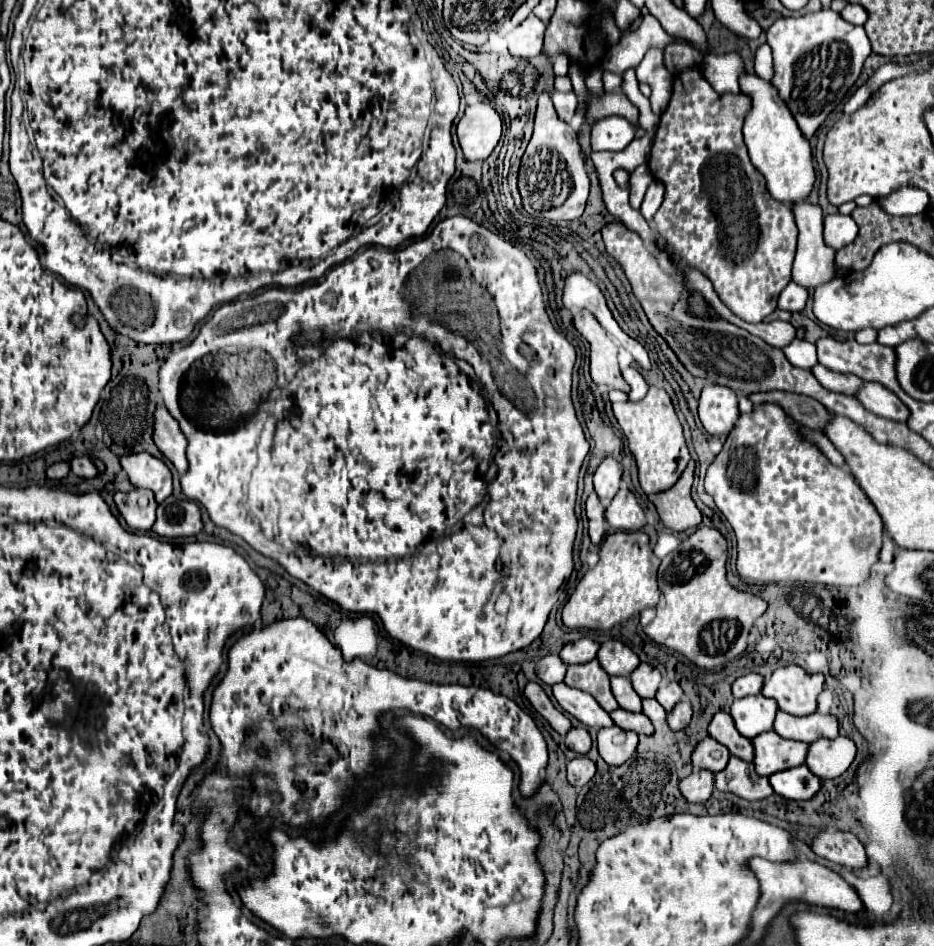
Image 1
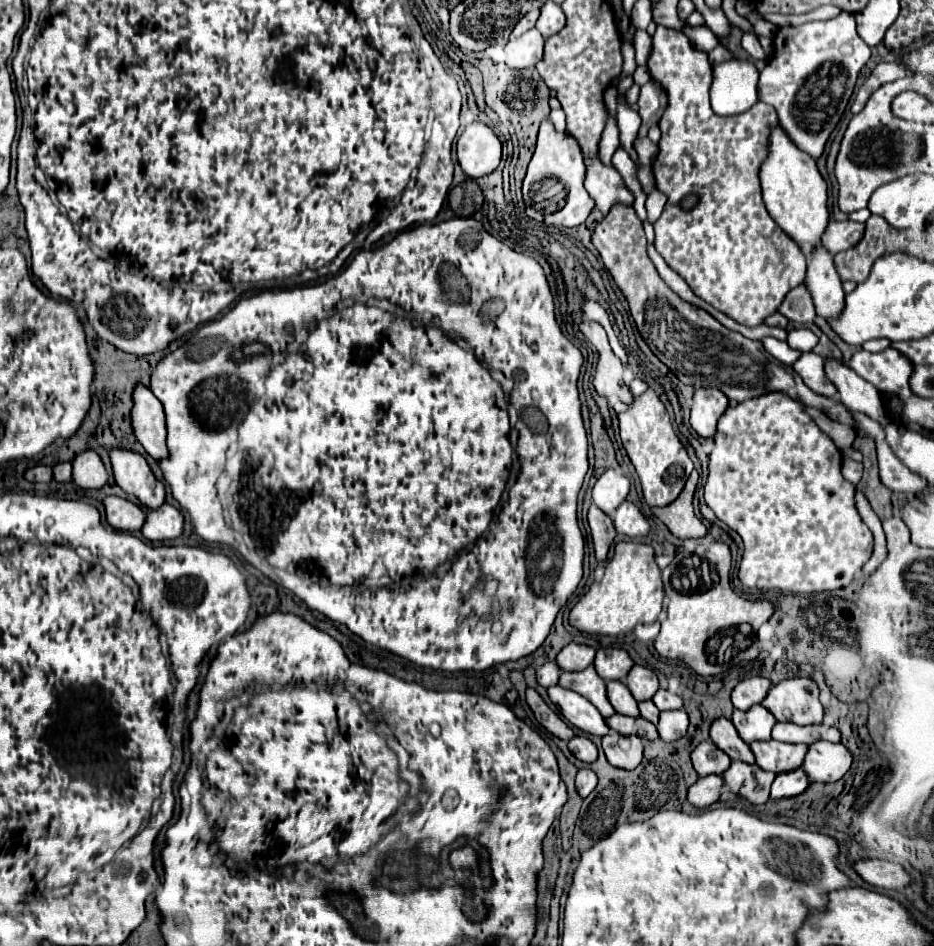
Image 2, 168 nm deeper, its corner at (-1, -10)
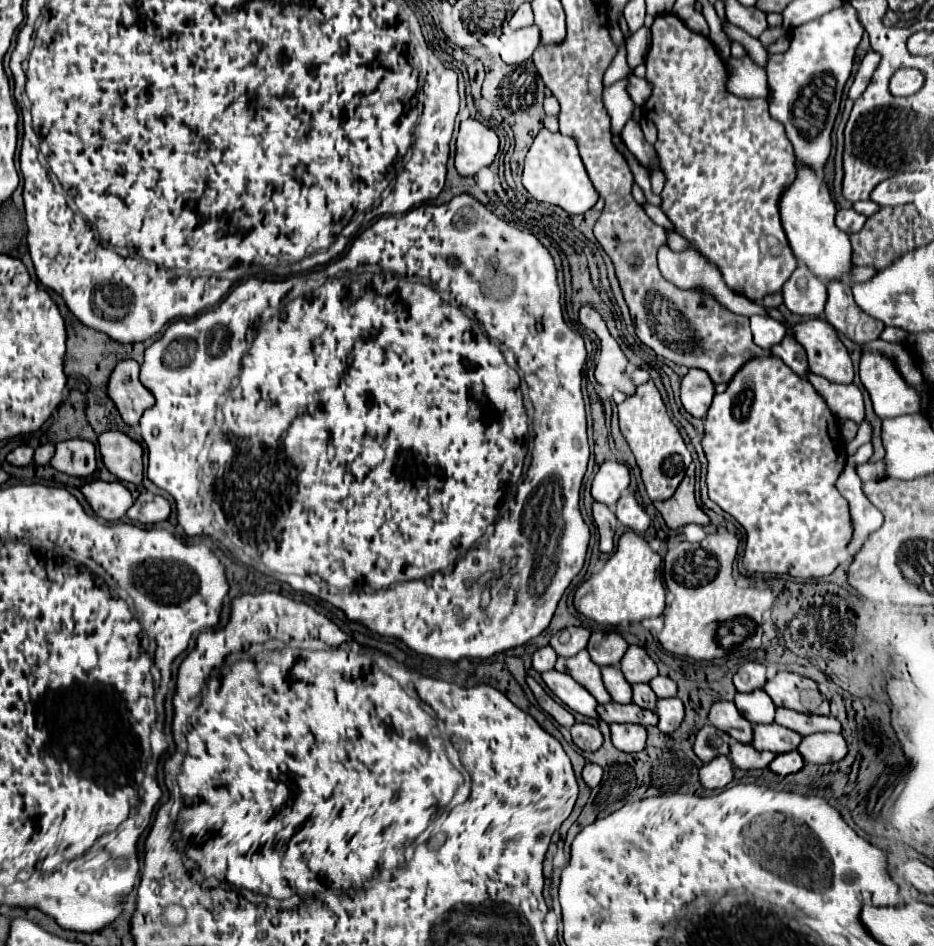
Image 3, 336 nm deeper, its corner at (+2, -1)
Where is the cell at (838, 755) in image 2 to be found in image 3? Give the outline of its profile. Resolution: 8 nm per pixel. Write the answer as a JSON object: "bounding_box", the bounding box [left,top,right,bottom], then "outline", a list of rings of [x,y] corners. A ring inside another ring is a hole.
{"bounding_box":[798,732,846,764],"outline":[[[818,732],[818,734],[810,734],[804,736],[798,752],[802,754],[804,762],[812,762],[812,764],[828,764],[828,762],[838,762],[846,756],[846,740],[842,738],[842,734],[826,734],[826,732]]]}

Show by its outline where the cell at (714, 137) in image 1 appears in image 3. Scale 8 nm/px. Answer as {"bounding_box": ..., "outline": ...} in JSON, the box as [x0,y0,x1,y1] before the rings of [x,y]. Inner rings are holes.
{"bounding_box":[642,14,798,302],"outline":[[[662,14],[652,24],[646,80],[652,84],[652,94],[646,100],[646,106],[642,106],[642,114],[658,128],[658,142],[654,148],[662,172],[666,174],[662,210],[674,222],[676,230],[722,270],[726,284],[734,292],[754,302],[762,300],[766,294],[778,292],[798,266],[778,212],[782,192],[796,178],[796,158],[782,124],[770,118],[768,100],[748,100],[730,94],[726,88],[726,64],[718,56],[714,44],[704,34],[686,28],[674,14]]]}

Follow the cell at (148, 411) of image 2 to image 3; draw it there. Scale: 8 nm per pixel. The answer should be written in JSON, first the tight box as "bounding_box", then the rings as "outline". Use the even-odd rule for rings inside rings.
{"bounding_box":[108,358,154,426],"outline":[[[124,358],[116,364],[108,378],[108,396],[114,400],[122,420],[136,426],[142,412],[154,404],[154,396],[138,380],[140,364],[136,360]]]}

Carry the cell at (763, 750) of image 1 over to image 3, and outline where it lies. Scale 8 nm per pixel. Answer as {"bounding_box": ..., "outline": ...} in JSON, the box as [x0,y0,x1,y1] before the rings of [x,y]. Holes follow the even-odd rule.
{"bounding_box":[752,722,802,754],"outline":[[[772,722],[772,724],[754,726],[752,746],[756,750],[770,750],[774,754],[782,754],[782,752],[790,752],[790,750],[798,748],[800,740],[802,740],[802,736],[798,732]]]}

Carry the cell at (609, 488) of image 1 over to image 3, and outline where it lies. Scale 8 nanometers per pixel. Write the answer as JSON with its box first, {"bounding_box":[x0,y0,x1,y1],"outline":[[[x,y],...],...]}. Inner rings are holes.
{"bounding_box":[592,462,630,508],"outline":[[[604,462],[592,482],[592,498],[610,508],[616,506],[620,494],[630,484],[630,470],[622,462]]]}

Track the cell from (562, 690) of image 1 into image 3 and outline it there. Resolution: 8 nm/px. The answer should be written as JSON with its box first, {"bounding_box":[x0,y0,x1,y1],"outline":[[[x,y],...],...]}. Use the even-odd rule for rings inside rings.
{"bounding_box":[542,670,598,718],"outline":[[[548,670],[542,674],[542,680],[570,710],[580,712],[588,718],[598,718],[596,698],[584,686],[580,686],[572,676],[558,670]]]}

